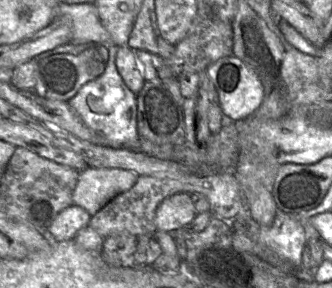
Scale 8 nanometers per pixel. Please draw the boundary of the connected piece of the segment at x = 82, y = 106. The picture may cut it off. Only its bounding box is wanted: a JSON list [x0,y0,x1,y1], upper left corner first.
[68,44,139,150]

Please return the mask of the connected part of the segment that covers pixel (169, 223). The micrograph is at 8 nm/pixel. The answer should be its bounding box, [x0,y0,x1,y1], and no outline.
[155,193,197,233]

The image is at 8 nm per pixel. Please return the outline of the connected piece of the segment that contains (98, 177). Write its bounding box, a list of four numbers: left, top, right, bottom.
[72,167,135,216]

